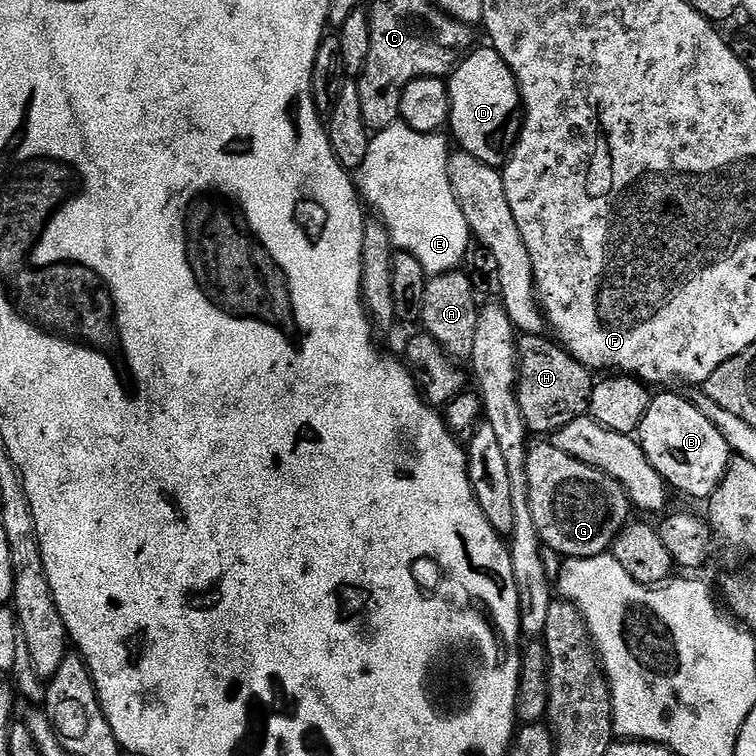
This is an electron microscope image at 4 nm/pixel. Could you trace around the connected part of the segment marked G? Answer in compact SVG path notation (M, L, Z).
M550 442L533 443L529 447L525 470L529 482L530 510L544 548L554 550L562 558L581 560L602 556L627 529L630 523L628 515L634 512L634 505L628 491L617 480L610 478L608 472L599 472L594 466L586 466L586 462L578 462L569 452L558 450Z

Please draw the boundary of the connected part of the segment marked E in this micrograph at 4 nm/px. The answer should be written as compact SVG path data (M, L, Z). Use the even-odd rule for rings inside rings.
M405 122L391 124L369 139L366 162L362 162L358 170L358 191L363 203L380 215L377 216L379 223L388 231L393 249L408 252L418 258L429 277L457 271L465 263L467 244L474 240L466 222L466 214L462 214L462 206L458 206L454 186L450 184L450 147L448 148L449 141L444 141L442 136L417 135Z

